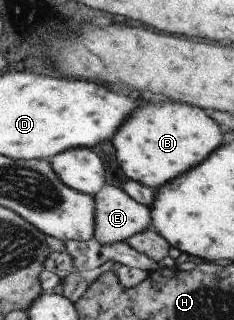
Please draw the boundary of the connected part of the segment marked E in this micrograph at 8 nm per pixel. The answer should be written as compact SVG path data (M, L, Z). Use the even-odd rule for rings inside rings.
M105 183L92 197L96 201L93 238L100 244L125 242L150 227L150 209L138 204L121 188Z

